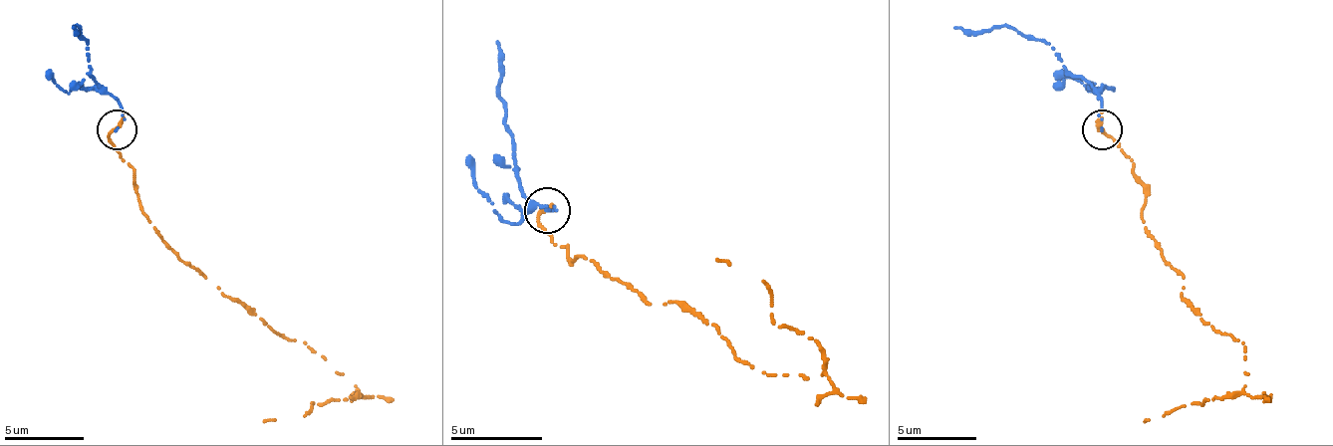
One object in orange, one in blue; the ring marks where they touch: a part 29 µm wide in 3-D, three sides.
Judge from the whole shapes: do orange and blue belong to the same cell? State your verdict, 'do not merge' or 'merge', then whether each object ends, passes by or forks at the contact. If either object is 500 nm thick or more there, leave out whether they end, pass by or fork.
merge | orange ends | blue ends

